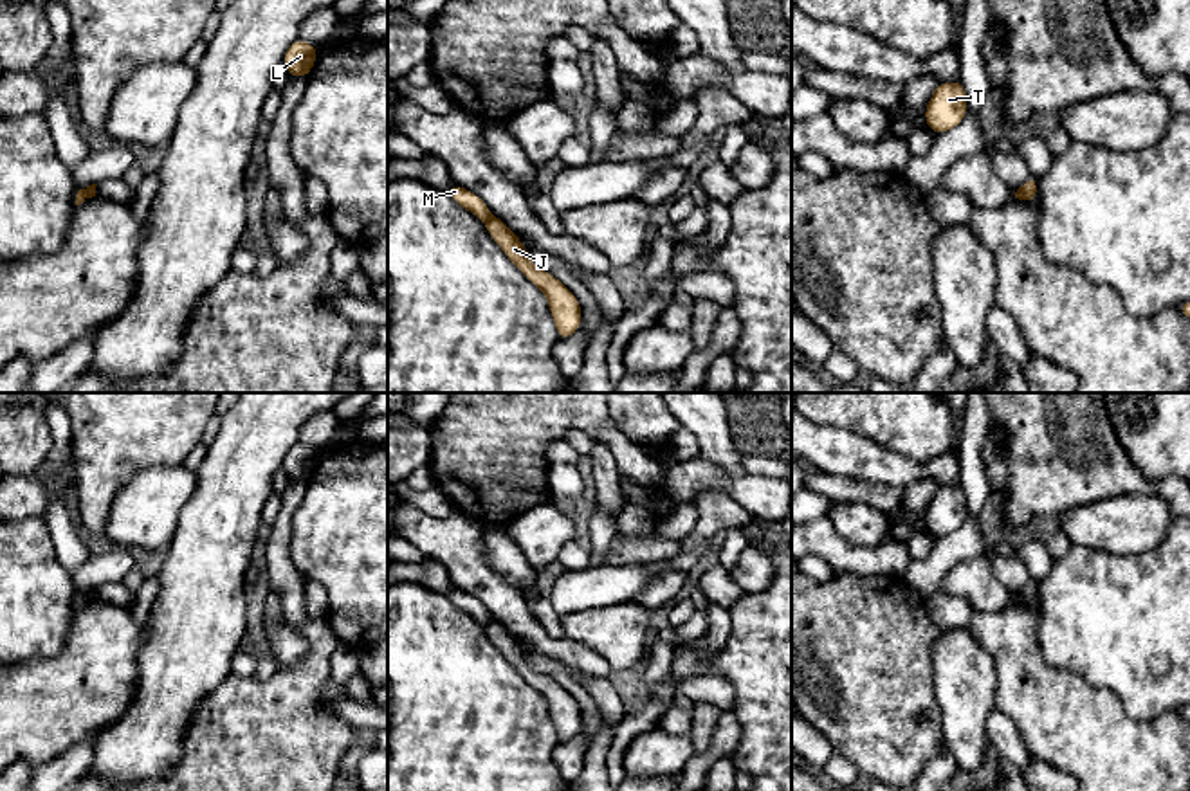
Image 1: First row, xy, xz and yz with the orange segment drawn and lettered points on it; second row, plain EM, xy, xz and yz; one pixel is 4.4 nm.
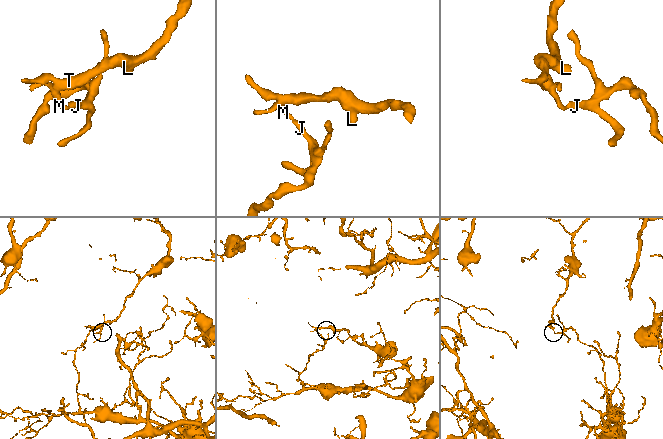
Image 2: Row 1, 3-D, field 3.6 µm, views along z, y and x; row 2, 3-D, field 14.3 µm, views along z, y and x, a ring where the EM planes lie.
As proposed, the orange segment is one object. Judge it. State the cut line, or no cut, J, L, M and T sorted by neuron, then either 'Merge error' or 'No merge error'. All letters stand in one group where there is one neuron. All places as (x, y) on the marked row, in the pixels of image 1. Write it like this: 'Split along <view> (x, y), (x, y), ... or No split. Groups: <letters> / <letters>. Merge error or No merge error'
Split along xz (493, 217), (485, 222). Groups: J / L M T. Merge error

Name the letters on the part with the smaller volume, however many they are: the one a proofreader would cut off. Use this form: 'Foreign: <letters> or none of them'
Foreign: L, M, T

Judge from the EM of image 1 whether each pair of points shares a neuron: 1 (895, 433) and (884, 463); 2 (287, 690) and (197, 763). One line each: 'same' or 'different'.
1: different
2: same

